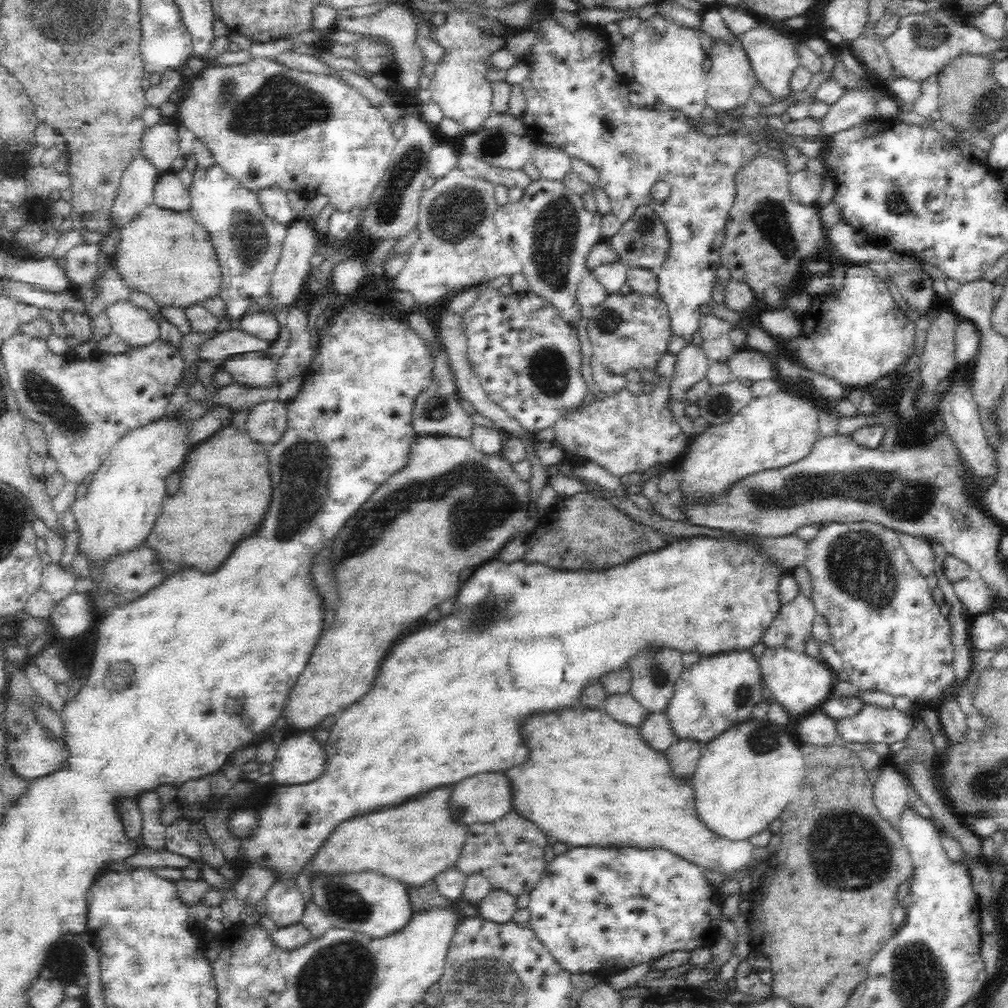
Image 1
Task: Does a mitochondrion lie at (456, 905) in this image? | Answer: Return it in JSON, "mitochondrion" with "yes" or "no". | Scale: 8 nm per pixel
{"mitochondrion":"no"}

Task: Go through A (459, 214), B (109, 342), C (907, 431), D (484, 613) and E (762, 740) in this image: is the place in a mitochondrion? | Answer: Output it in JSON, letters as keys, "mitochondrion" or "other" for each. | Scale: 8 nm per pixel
{"A":"mitochondrion","B":"other","C":"mitochondrion","D":"mitochondrion","E":"mitochondrion"}

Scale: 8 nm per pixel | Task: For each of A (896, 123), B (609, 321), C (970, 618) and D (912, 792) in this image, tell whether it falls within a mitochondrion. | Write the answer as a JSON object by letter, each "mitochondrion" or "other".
{"A":"other","B":"mitochondrion","C":"other","D":"other"}

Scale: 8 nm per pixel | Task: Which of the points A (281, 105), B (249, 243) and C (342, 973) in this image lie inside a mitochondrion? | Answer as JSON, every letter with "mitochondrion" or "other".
{"A":"mitochondrion","B":"mitochondrion","C":"mitochondrion"}

